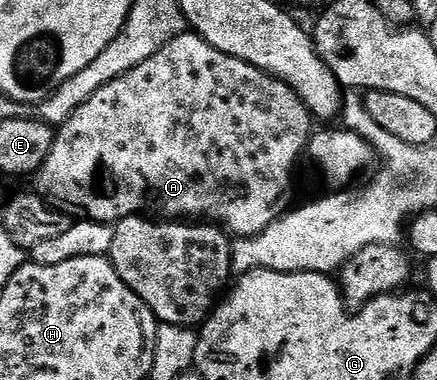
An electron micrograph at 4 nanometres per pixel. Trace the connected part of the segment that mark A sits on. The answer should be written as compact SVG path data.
M188 30L183 36L174 38L165 48L158 50L154 58L142 62L142 66L102 86L98 94L91 96L66 123L59 125L51 152L34 173L35 191L57 205L67 206L69 209L81 208L87 219L98 220L101 224L115 225L128 216L147 213L147 208L157 208L160 211L157 213L168 218L203 218L217 226L223 226L233 237L251 238L266 231L293 207L292 171L299 160L301 163L308 146L308 137L313 131L314 117L291 86L274 78L269 72L258 70L250 62L240 60L237 56L222 54L222 50L210 46L210 42Z

